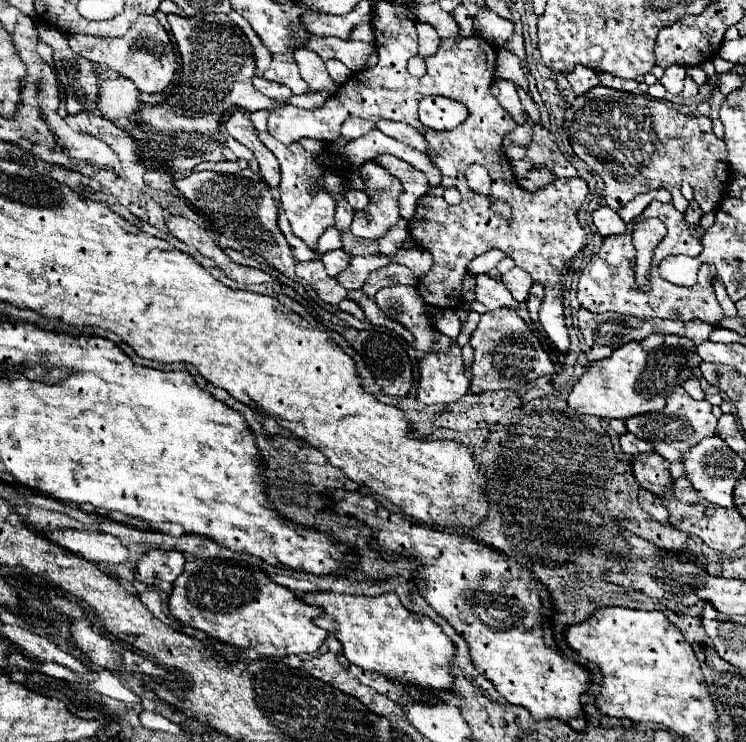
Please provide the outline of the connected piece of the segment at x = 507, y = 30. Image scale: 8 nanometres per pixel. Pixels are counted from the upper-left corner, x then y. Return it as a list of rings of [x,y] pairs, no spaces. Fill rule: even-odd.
[[[486,9],[484,17],[474,23],[474,31],[492,45],[504,45],[512,37],[514,25],[512,21],[498,17],[492,9]]]

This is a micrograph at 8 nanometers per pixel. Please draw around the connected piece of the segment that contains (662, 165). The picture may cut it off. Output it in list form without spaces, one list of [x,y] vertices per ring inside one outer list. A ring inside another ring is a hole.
[[[596,85],[588,93],[578,95],[574,105],[566,109],[564,129],[568,131],[574,155],[580,157],[596,175],[602,177],[606,205],[614,211],[620,211],[620,207],[624,207],[632,197],[652,189],[668,189],[674,193],[680,189],[682,181],[690,183],[690,187],[694,189],[694,199],[698,201],[704,213],[710,213],[720,207],[722,199],[728,195],[728,151],[724,141],[712,133],[712,121],[704,115],[686,117],[664,101]],[[600,137],[612,137],[612,145],[608,145],[608,151],[596,151],[598,155],[594,155],[594,141],[600,145]]]

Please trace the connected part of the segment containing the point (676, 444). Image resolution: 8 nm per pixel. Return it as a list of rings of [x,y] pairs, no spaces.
[[[676,387],[668,395],[666,407],[662,411],[628,417],[626,429],[628,429],[628,433],[636,435],[638,439],[646,439],[648,443],[652,443],[654,453],[658,453],[660,457],[664,457],[670,463],[670,477],[672,477],[672,481],[676,481],[684,475],[684,469],[680,465],[680,457],[684,455],[684,451],[688,451],[692,445],[696,445],[696,441],[700,441],[704,437],[712,437],[716,433],[716,417],[712,415],[710,409],[712,409],[712,405],[708,401],[696,401],[682,387]]]

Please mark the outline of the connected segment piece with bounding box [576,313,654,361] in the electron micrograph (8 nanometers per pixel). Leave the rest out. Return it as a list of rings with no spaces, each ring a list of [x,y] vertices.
[[[576,313],[576,325],[584,337],[584,353],[588,361],[598,361],[608,357],[620,345],[630,341],[642,341],[654,329],[650,323],[642,323],[640,327],[630,327],[622,321],[598,321],[598,315],[584,319]]]

